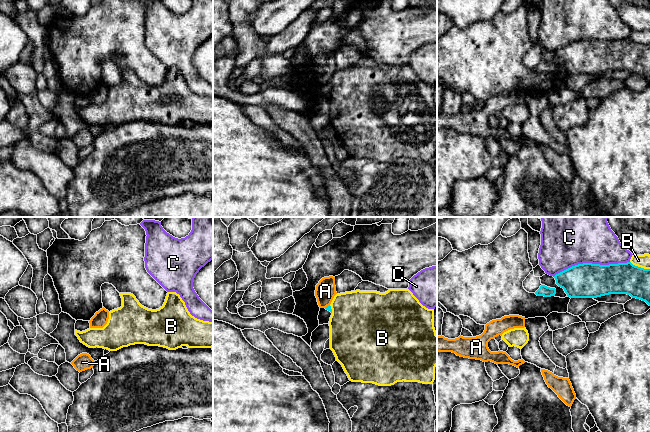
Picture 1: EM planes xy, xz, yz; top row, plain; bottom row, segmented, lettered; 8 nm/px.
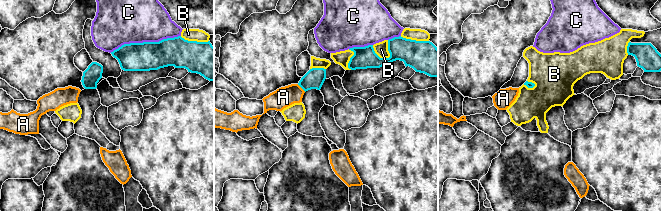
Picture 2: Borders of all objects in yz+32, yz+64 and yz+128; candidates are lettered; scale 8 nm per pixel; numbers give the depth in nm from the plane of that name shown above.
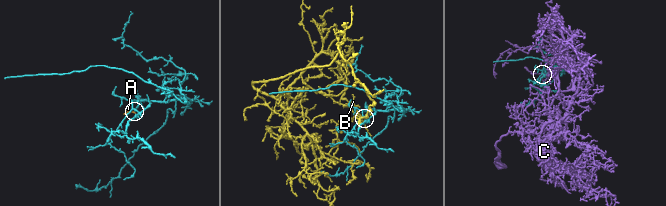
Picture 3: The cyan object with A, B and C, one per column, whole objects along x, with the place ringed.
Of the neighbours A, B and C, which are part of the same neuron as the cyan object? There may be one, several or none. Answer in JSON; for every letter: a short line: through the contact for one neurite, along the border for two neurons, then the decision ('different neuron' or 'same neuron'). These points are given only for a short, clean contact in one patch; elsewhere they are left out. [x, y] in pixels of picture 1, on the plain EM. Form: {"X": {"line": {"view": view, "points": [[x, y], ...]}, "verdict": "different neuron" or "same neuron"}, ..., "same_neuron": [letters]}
{"A": {"line": {"view": "xz", "points": [[329, 80], [325, 84]]}, "verdict": "different neuron"}, "B": {"verdict": "different neuron"}, "C": {"verdict": "different neuron"}, "same_neuron": []}

